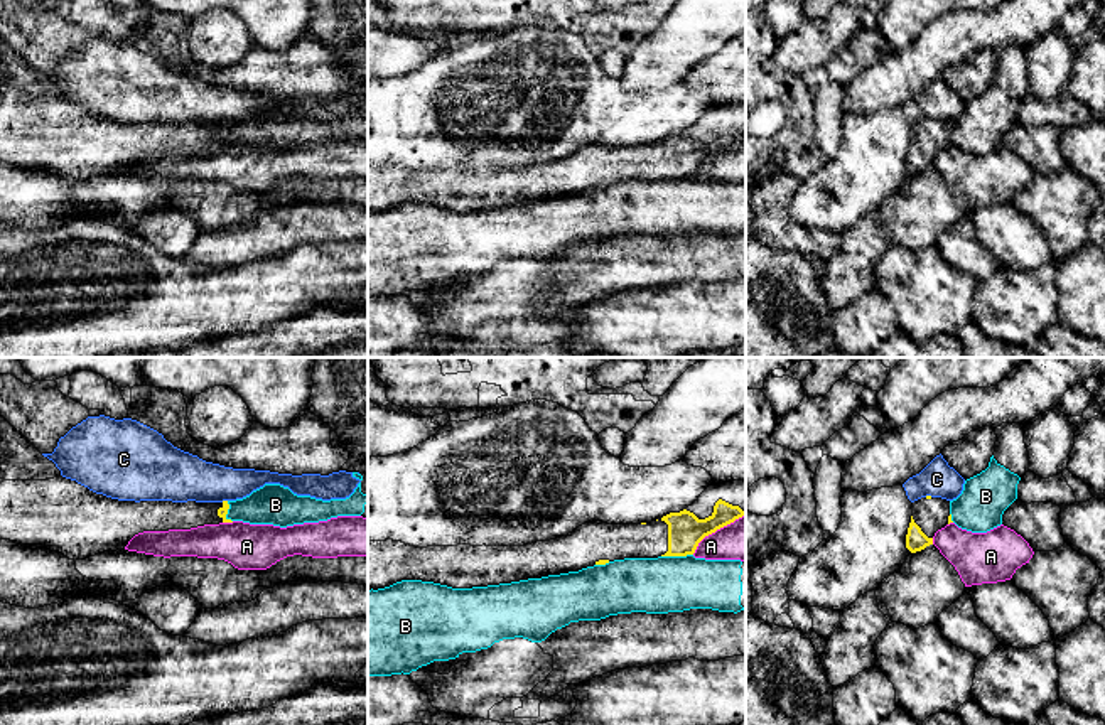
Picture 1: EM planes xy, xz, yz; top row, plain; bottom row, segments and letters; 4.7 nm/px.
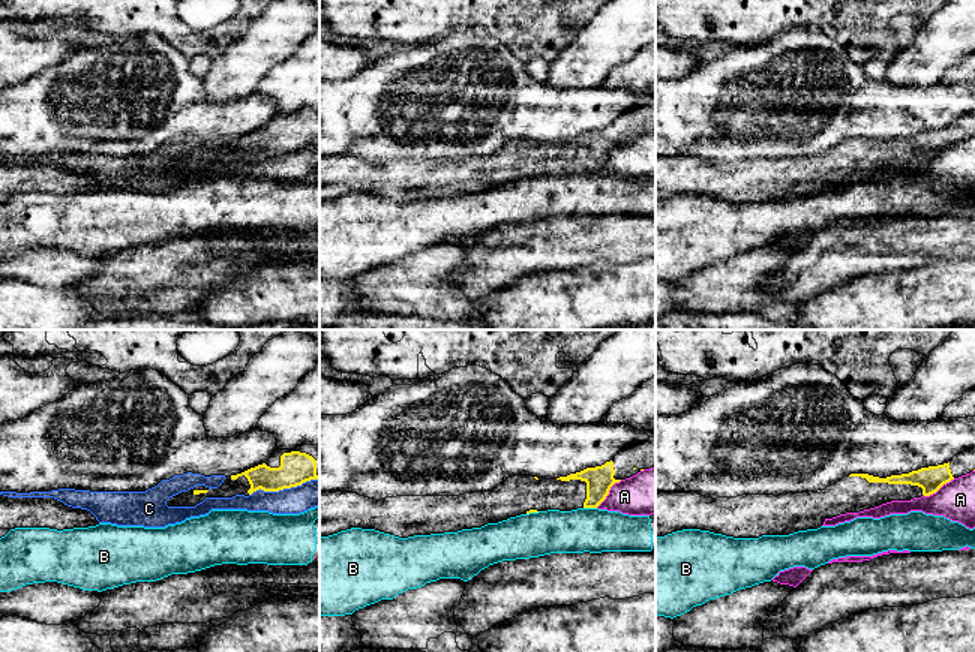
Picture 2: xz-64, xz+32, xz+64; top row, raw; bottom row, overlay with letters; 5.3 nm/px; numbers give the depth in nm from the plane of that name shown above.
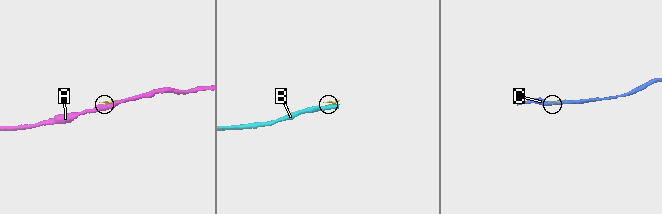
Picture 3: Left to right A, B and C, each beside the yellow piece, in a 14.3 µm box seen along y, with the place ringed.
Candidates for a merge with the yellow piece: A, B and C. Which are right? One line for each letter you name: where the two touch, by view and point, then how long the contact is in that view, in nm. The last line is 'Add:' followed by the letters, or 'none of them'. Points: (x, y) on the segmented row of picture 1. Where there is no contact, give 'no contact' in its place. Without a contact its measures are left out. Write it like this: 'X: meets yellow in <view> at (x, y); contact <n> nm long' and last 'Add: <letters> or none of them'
Add: none of them

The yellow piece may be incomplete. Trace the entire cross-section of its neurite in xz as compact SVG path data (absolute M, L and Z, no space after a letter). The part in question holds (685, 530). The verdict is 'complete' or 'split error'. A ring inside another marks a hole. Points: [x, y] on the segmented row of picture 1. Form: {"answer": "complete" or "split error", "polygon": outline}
{"answer": "split error", "polygon": "M746 481L709 486L680 513L641 524L592 521L567 536L525 546L410 546L368 541L368 590L402 580L452 588L511 583L579 572L624 558L693 555L698 543L746 514Z"}

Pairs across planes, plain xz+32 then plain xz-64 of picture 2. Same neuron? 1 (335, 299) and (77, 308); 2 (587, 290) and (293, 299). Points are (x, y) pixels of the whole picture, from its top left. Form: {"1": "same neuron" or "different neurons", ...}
{"1": "same neuron", "2": "same neuron"}

